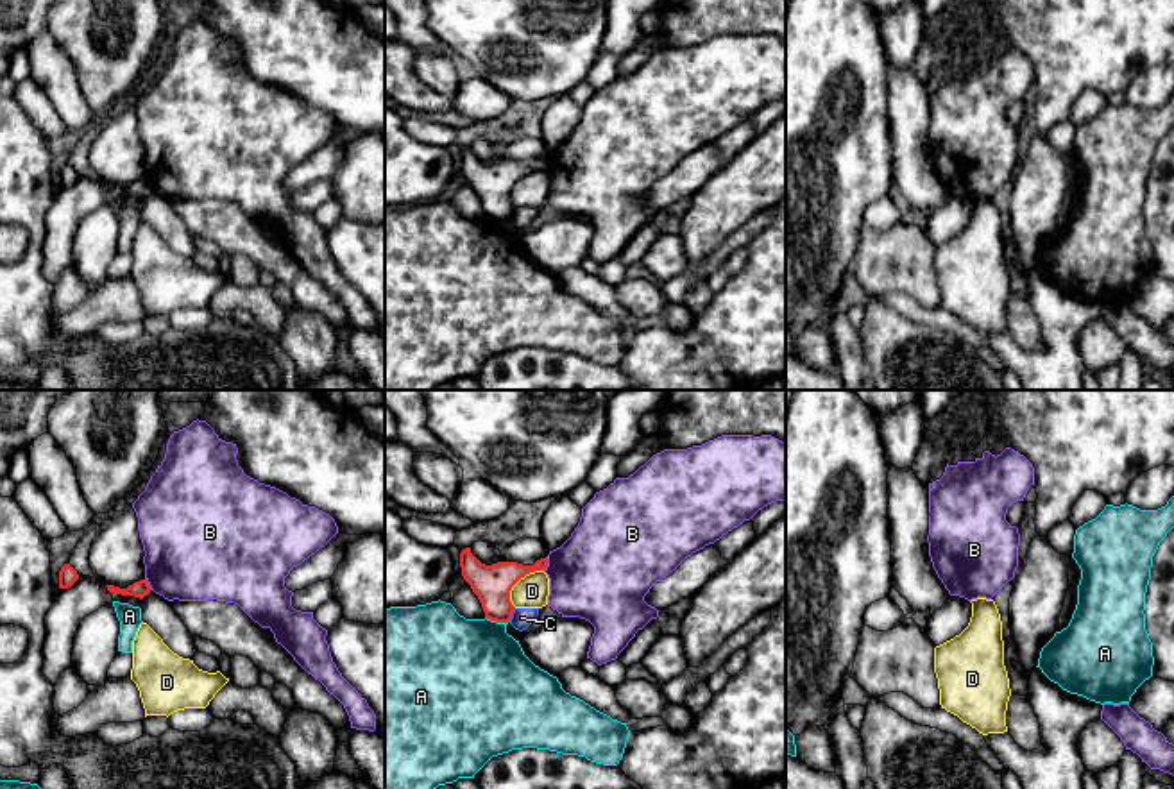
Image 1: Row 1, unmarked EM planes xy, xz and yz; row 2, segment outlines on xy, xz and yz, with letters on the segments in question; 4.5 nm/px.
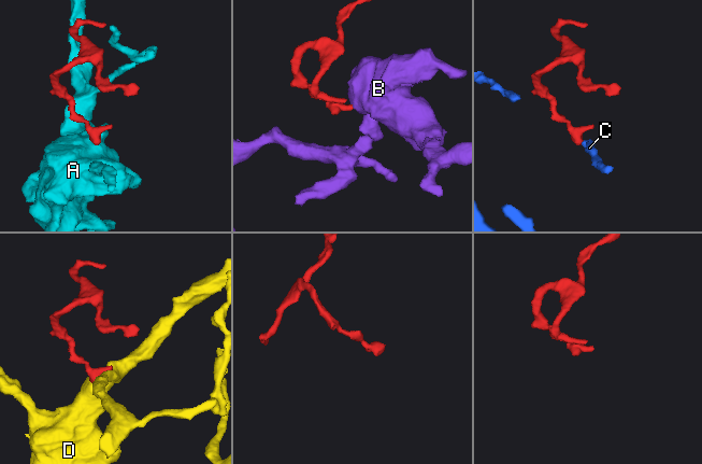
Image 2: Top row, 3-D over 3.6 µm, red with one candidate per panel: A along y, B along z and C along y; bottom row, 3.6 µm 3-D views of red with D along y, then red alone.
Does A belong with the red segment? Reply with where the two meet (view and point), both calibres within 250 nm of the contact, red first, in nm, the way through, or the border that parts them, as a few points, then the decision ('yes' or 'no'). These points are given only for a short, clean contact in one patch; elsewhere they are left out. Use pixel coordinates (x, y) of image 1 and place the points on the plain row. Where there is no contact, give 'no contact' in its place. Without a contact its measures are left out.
meets red in xz at (496, 220); 170 nm thick on the red side, 460 nm on the other; no

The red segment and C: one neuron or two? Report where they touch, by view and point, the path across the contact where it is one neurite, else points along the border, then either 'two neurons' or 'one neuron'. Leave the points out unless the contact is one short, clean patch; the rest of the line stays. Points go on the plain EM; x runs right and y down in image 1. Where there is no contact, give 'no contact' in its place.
xz (510, 215) | along xz (516, 208), (509, 220) | two neurons

